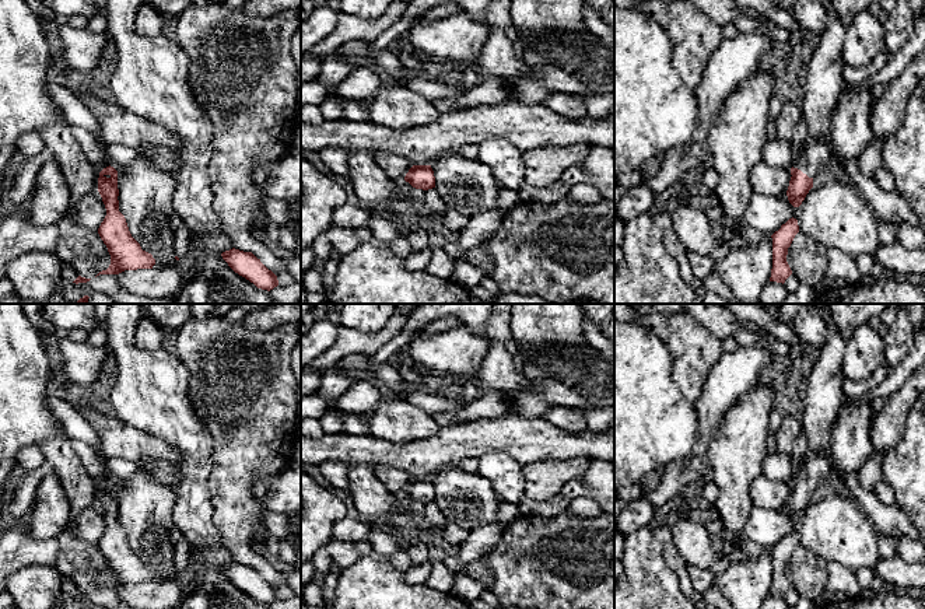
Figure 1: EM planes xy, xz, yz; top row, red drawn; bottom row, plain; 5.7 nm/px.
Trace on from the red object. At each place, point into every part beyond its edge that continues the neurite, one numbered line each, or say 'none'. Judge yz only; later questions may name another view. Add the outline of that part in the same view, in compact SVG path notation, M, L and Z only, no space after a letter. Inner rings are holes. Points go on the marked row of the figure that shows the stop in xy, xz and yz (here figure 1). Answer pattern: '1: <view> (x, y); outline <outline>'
1: yz (824, 81); outline M830 0L821 3L828 20L817 48L806 63L806 80L799 99L803 122L807 126L806 147L793 164L793 168L809 178L814 178L821 165L835 164L841 168L844 165L833 150L831 115L845 84L840 60L848 28L831 10Z

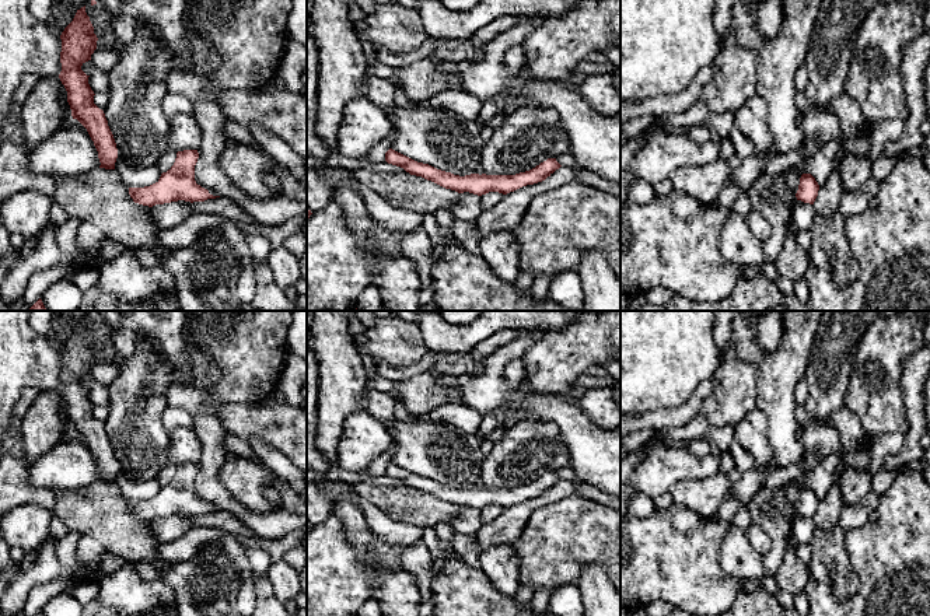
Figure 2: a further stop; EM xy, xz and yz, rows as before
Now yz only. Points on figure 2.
none

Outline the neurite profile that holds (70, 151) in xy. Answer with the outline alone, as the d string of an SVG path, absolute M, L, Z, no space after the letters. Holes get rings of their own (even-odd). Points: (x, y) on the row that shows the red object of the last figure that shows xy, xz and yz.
M70 119L28 151L31 174L74 176L99 168L98 151L87 129Z

